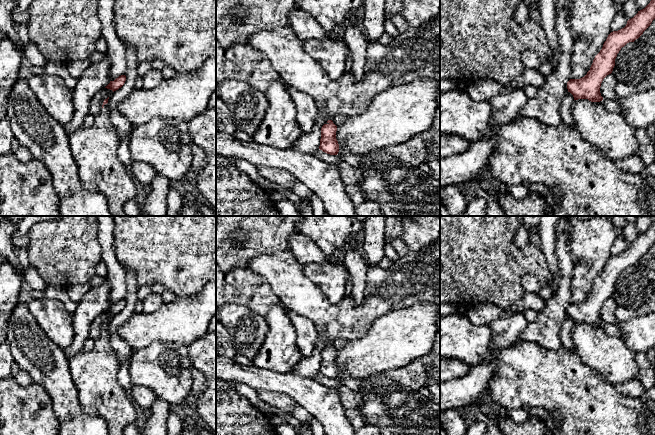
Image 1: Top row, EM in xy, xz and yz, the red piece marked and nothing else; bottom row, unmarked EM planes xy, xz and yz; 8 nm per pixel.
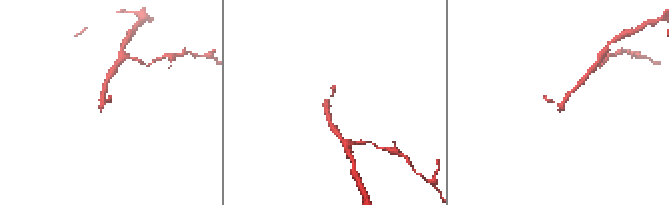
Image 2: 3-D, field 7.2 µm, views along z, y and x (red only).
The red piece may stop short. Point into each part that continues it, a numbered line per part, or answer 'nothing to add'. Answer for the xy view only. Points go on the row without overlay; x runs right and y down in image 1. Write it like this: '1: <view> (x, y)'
1: xy (94, 372)

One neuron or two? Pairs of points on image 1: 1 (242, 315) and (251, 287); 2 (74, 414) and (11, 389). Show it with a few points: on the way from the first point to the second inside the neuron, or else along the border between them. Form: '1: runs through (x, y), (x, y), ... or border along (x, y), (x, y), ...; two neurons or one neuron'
1: border along (226, 304), (245, 306), (263, 317); two neurons
2: border along (38, 385), (48, 394), (51, 409), (60, 424); two neurons

